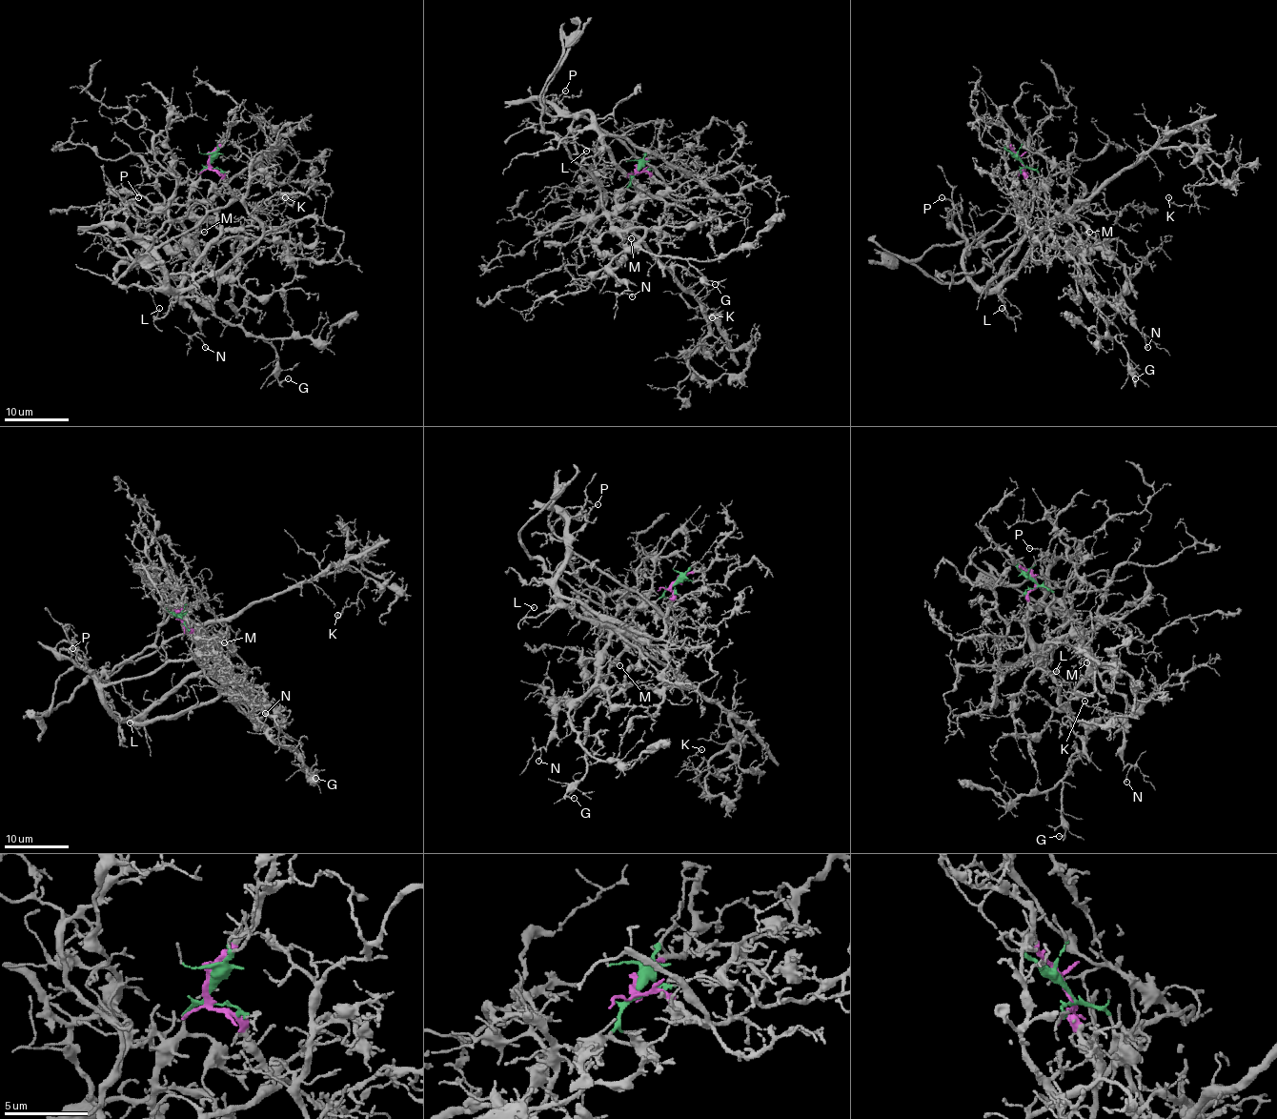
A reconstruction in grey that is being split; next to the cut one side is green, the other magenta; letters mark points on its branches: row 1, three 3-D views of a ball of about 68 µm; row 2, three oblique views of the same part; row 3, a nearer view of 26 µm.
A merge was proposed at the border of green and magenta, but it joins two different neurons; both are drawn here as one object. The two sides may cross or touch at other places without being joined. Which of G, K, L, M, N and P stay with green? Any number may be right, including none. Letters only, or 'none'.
G, K, M, N

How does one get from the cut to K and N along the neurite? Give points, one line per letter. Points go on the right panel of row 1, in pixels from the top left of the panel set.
K: (1021, 162), (1067, 213), (1149, 151), (1186, 146), (1203, 176), (1194, 204), (1168, 197)
N: (1021, 162), (1038, 173), (1046, 200), (1073, 230), (1082, 288), (1091, 297), (1115, 297), (1131, 314), (1147, 348)

